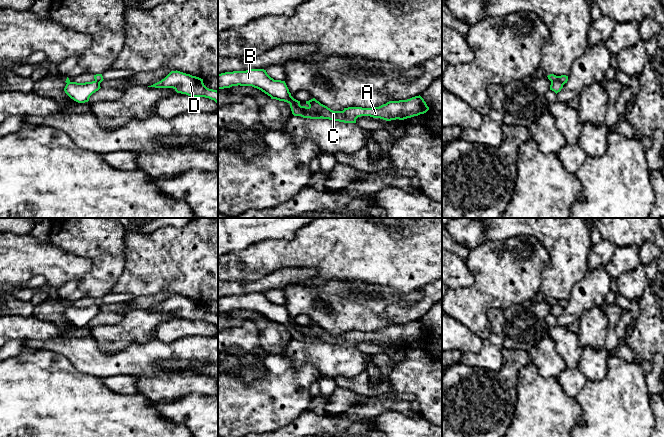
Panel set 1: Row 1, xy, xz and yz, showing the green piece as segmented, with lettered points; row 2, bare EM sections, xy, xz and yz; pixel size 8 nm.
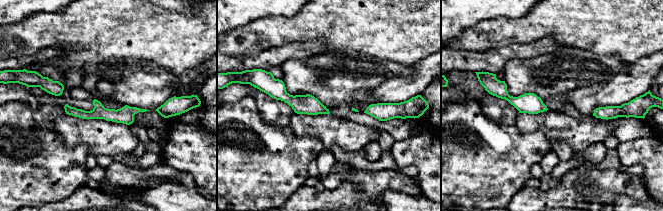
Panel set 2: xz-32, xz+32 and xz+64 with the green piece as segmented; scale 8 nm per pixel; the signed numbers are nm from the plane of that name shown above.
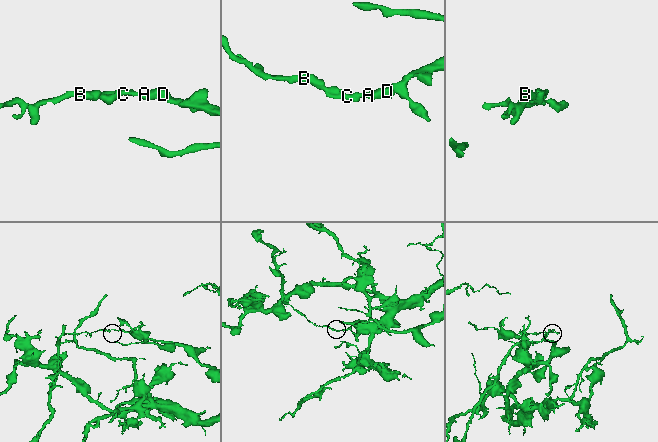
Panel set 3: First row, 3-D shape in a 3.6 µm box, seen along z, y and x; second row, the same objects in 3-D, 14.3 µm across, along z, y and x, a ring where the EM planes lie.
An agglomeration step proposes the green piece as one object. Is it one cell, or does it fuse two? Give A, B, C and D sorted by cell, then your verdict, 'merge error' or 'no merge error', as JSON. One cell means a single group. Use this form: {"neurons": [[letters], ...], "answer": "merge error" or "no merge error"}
{"neurons": [["A", "C", "D"], ["B"]], "answer": "merge error"}

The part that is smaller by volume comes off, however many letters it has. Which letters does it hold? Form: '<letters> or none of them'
B

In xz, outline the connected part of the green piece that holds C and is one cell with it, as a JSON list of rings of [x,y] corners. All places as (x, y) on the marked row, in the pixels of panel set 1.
[[[420,95],[407,100],[389,101],[386,104],[374,108],[348,107],[344,108],[343,111],[333,111],[323,105],[322,111],[317,114],[301,111],[292,104],[290,108],[294,116],[310,119],[322,118],[344,123],[356,123],[356,119],[361,116],[370,116],[386,121],[396,119],[404,120],[424,114],[429,110],[429,107]]]

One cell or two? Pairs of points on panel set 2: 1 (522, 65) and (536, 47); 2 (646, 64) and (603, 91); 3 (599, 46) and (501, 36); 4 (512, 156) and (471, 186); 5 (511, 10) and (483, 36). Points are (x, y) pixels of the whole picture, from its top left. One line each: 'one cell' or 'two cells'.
1: two cells
2: one cell
3: one cell
4: one cell
5: two cells

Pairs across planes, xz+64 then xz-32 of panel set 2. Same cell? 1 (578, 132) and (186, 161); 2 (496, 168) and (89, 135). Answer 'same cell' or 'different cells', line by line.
1: different cells
2: different cells

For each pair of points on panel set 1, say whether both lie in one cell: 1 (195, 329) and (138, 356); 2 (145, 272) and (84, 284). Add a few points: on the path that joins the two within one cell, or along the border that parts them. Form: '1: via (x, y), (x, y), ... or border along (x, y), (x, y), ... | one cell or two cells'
1: border along (192, 335), (172, 341), (152, 338) | two cells
2: border along (124, 254), (123, 271), (111, 291) | two cells

